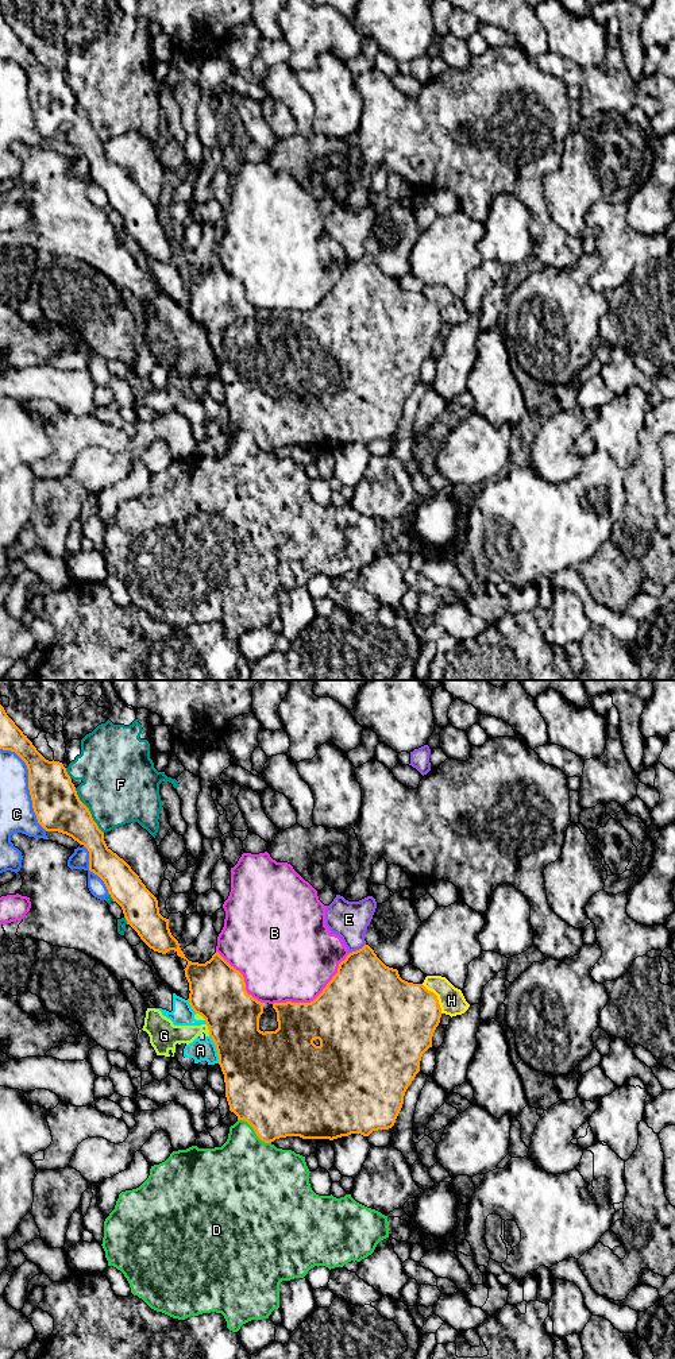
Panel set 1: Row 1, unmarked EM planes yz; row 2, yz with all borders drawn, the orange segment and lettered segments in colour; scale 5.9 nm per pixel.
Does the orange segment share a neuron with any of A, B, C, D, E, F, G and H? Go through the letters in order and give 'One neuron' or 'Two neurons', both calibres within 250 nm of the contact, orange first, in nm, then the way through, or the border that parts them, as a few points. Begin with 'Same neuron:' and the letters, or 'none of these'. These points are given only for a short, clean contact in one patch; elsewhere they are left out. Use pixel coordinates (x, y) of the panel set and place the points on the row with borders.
Same neuron: none of these
A: Two neurons. Thickness 400 nm (orange) against 130 nm
B: Two neurons. Thickness 480 nm (orange) against 480 nm
C: Two neurons. Thickness 280 nm (orange) against 200 nm
D: Two neurons. Thickness 480 nm (orange) against 400 nm
E: Two neurons. Thickness 400 nm (orange) against 220 nm
F: Two neurons. Thickness 280 nm (orange) against 440 nm
G: Two neurons. Thickness 340 nm (orange) against 150 nm. Boundary: yz (205, 1024), (209, 1035)
H: Two neurons. Thickness 440 nm (orange) against 150 nm

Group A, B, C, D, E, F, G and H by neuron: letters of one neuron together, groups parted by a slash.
A G / B / C / D / E / F / H

